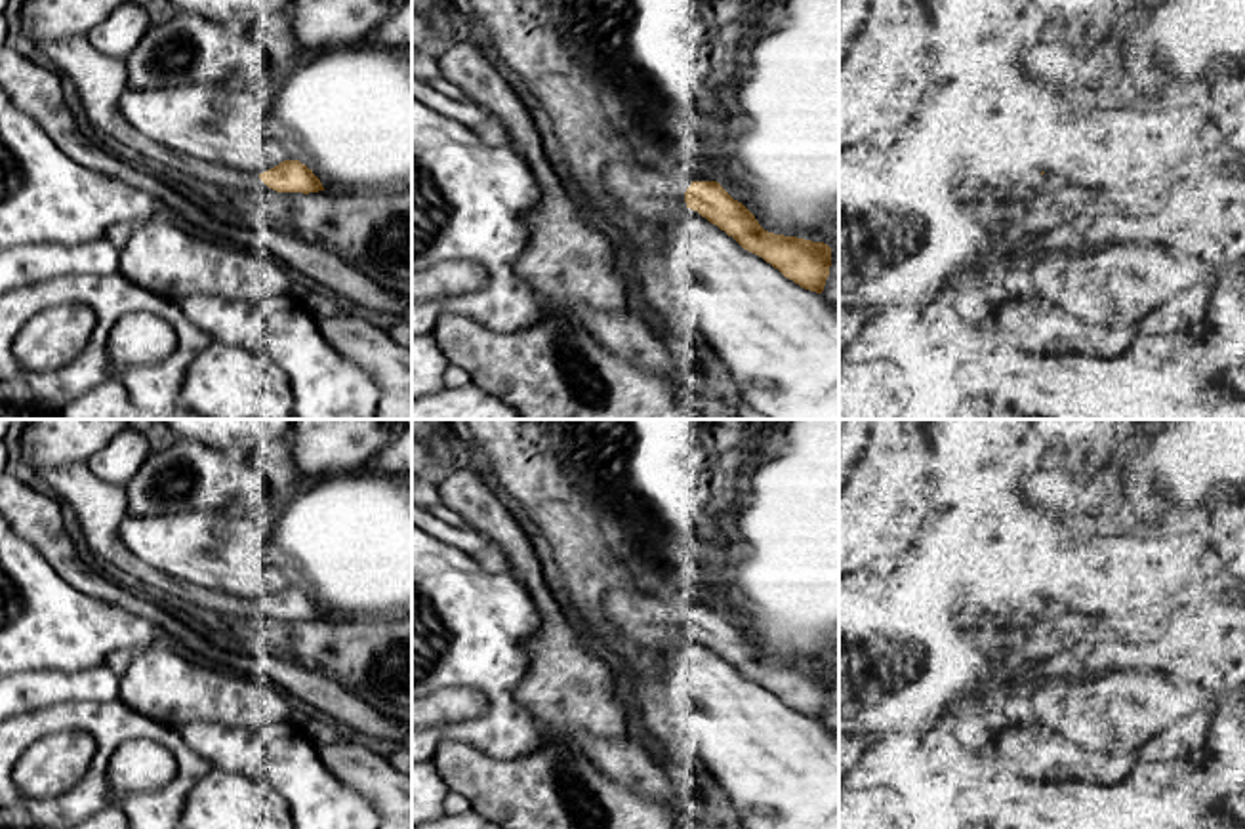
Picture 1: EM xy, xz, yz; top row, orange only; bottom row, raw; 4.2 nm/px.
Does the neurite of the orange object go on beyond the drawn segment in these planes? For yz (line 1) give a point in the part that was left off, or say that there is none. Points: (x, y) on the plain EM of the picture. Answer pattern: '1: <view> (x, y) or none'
1: none

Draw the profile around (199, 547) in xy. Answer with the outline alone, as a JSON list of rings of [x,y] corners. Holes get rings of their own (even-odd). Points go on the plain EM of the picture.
[[[223,513],[126,515],[118,537],[154,570],[208,591],[259,602],[286,587],[267,558],[238,551]]]

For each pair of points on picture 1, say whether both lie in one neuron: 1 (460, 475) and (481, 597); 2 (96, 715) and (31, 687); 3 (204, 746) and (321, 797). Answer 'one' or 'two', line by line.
1: two
2: two
3: one

